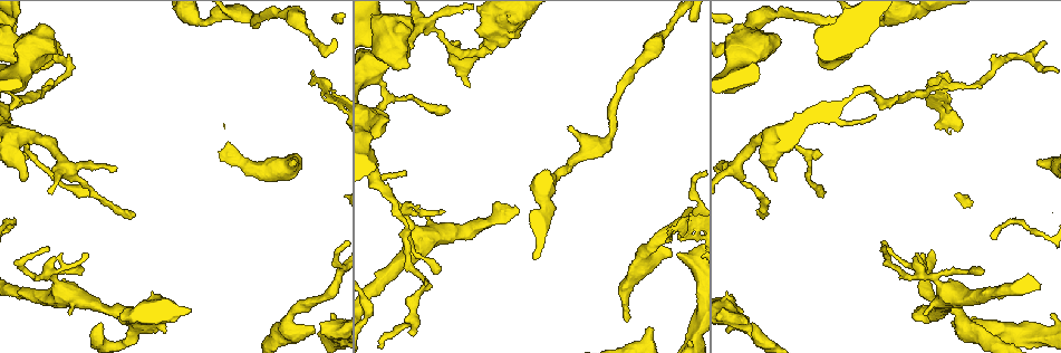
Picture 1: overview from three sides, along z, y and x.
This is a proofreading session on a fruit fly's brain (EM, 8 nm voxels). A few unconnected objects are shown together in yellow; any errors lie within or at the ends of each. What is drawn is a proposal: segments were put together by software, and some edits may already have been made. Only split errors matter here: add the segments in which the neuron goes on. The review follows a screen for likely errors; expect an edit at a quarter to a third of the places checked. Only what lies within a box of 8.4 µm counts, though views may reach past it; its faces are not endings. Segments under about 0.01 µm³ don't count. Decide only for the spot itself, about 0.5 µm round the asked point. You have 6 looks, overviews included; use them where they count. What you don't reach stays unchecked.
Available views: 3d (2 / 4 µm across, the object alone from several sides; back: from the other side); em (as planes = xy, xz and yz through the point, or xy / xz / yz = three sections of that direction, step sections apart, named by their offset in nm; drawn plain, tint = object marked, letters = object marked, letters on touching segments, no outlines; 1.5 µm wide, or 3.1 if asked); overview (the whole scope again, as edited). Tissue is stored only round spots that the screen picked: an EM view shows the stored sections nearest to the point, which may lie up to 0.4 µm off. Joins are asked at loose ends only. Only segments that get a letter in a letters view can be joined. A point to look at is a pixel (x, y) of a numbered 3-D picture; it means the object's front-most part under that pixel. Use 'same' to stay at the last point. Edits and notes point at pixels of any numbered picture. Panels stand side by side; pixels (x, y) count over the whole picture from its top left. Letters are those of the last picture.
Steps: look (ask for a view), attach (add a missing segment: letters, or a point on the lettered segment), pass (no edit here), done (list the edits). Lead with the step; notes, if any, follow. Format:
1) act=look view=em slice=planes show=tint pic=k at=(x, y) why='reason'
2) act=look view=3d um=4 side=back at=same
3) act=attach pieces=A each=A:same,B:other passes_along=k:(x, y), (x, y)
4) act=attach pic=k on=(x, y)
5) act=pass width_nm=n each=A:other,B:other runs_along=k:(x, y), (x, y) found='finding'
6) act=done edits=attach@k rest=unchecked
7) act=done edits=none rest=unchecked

act=look view=3d um=4 pic=1 at=(132, 215)

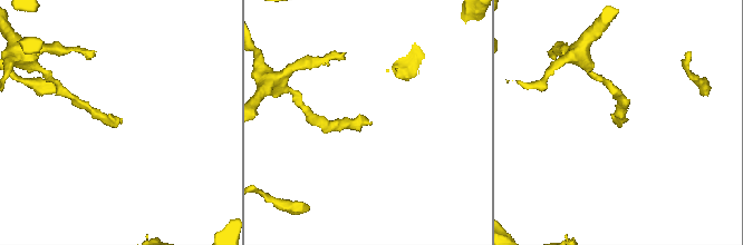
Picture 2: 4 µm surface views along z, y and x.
act=look view=em slice=planes show=letters pic=2 at=(121, 121)

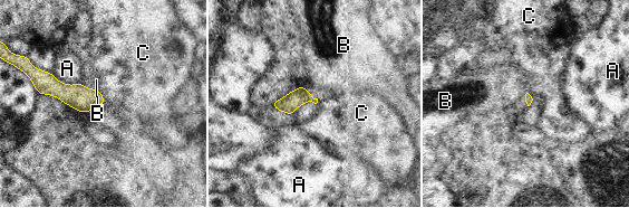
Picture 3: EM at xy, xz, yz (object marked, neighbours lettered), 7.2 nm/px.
act=pass each=A:other,B:other,C:other border=3:(96, 90), (103, 95), (104, 105) found='none of them fits'

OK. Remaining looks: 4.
act=look view=3d um=2 pic=1 at=(69, 311) why='an open end'

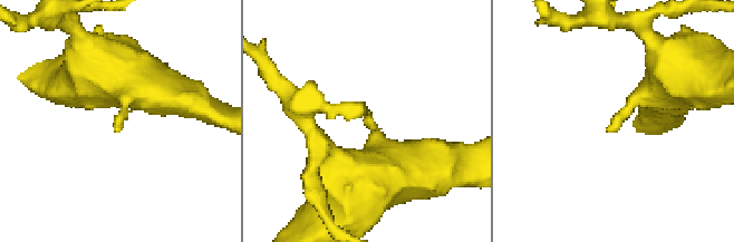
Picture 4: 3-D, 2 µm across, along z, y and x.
act=look view=em slice=planes show=letters pic=4 at=(612, 129) why='now the EM'

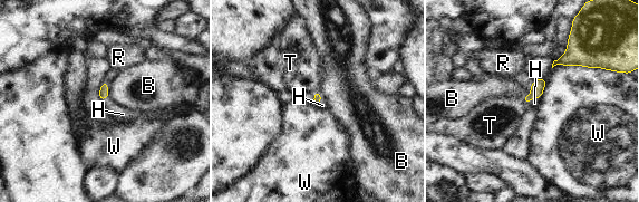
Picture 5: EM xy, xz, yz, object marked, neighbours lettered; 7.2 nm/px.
act=attach pieces=H each=B:other,H:same,R:other,T:other,W:other passes_along=5:(538, 86), (534, 98), (534, 103) found='the neuron continues'

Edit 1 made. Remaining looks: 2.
act=look view=overview why='redraw'

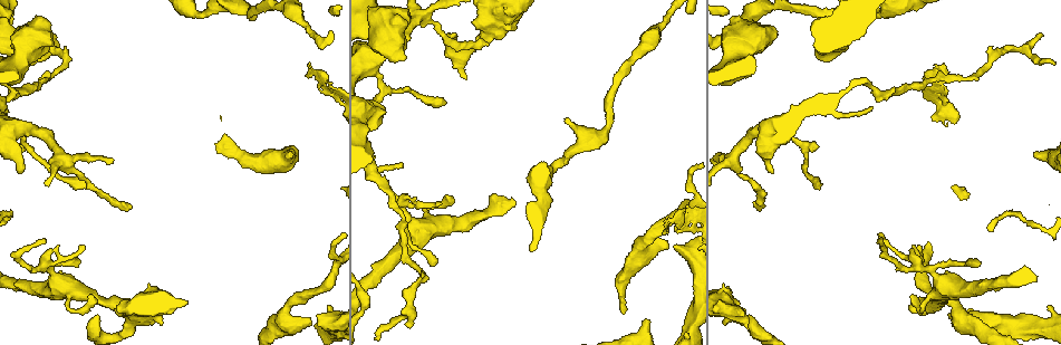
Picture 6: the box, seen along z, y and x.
act=look view=em slice=planes show=letters pic=6 at=(648, 319) why='stops while still wide'

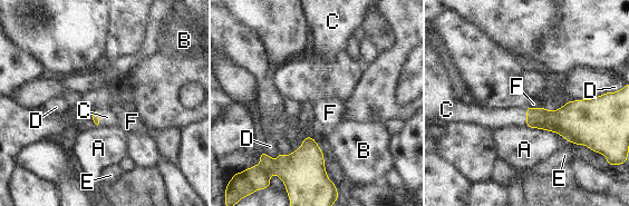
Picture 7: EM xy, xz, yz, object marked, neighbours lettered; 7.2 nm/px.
act=attach pieces=C each=A:other,B:other,C:same,D:other,E:other,F:other passes_along=7:(560, 120), (526, 116), (492, 119) found='it goes on there'

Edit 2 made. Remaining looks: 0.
act=done edits=attach@5,attach@7 rest=unchecked

